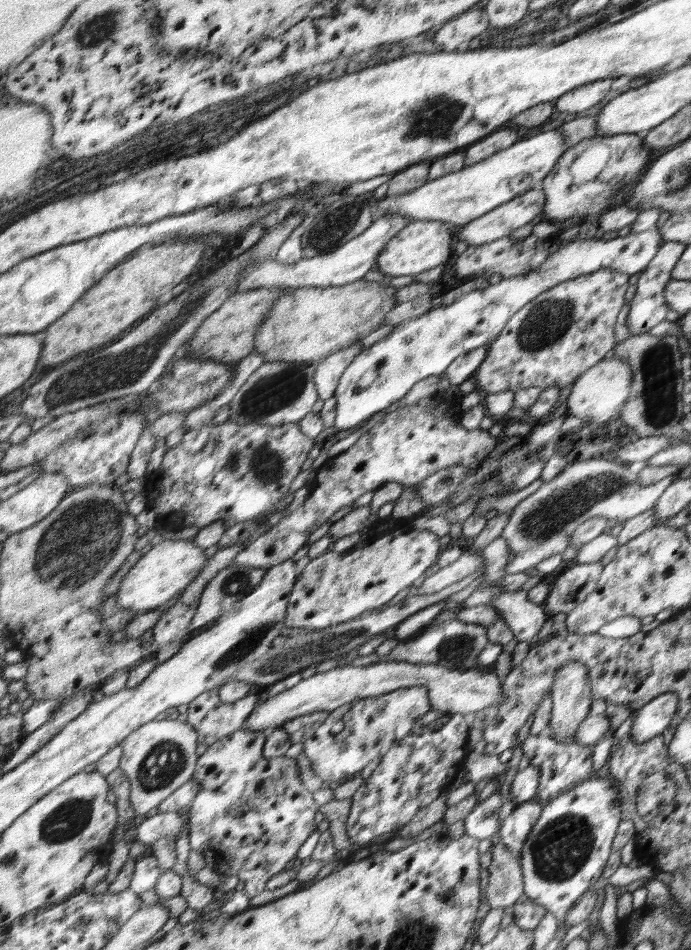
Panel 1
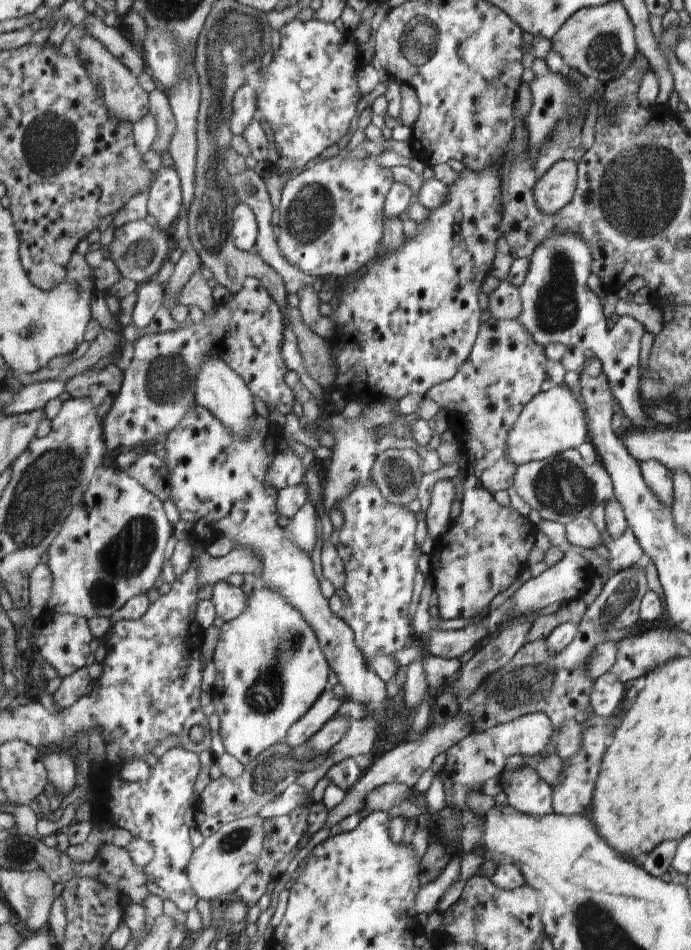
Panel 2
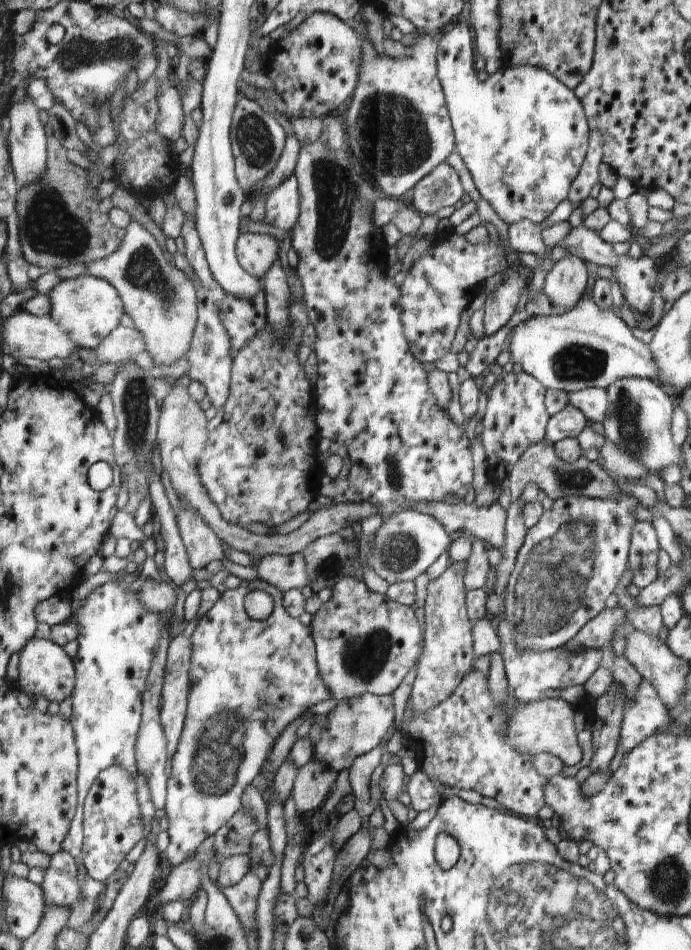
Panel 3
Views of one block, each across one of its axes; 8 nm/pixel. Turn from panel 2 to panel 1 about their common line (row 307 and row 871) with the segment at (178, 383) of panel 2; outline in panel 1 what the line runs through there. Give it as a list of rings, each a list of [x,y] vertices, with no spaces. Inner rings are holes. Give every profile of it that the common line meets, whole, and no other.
[[[246,728],[238,730],[235,734],[216,742],[206,753],[202,754],[198,771],[195,775],[195,780],[202,784],[203,790],[198,796],[198,799],[193,804],[190,814],[192,820],[190,820],[190,843],[191,848],[199,850],[206,857],[207,865],[217,870],[219,874],[228,876],[227,870],[229,866],[226,866],[228,860],[232,862],[232,865],[236,865],[236,879],[242,878],[242,880],[248,880],[248,898],[252,898],[257,894],[260,894],[265,889],[266,883],[274,874],[281,872],[288,862],[292,859],[296,859],[298,849],[302,846],[302,843],[310,836],[314,830],[317,830],[317,824],[314,822],[314,816],[319,812],[317,805],[313,800],[313,792],[307,790],[302,786],[302,780],[300,780],[300,772],[298,772],[298,766],[296,766],[296,759],[287,758],[286,756],[280,756],[274,759],[267,759],[263,757],[263,747],[267,741],[269,732],[259,731],[258,733],[249,733]]]

